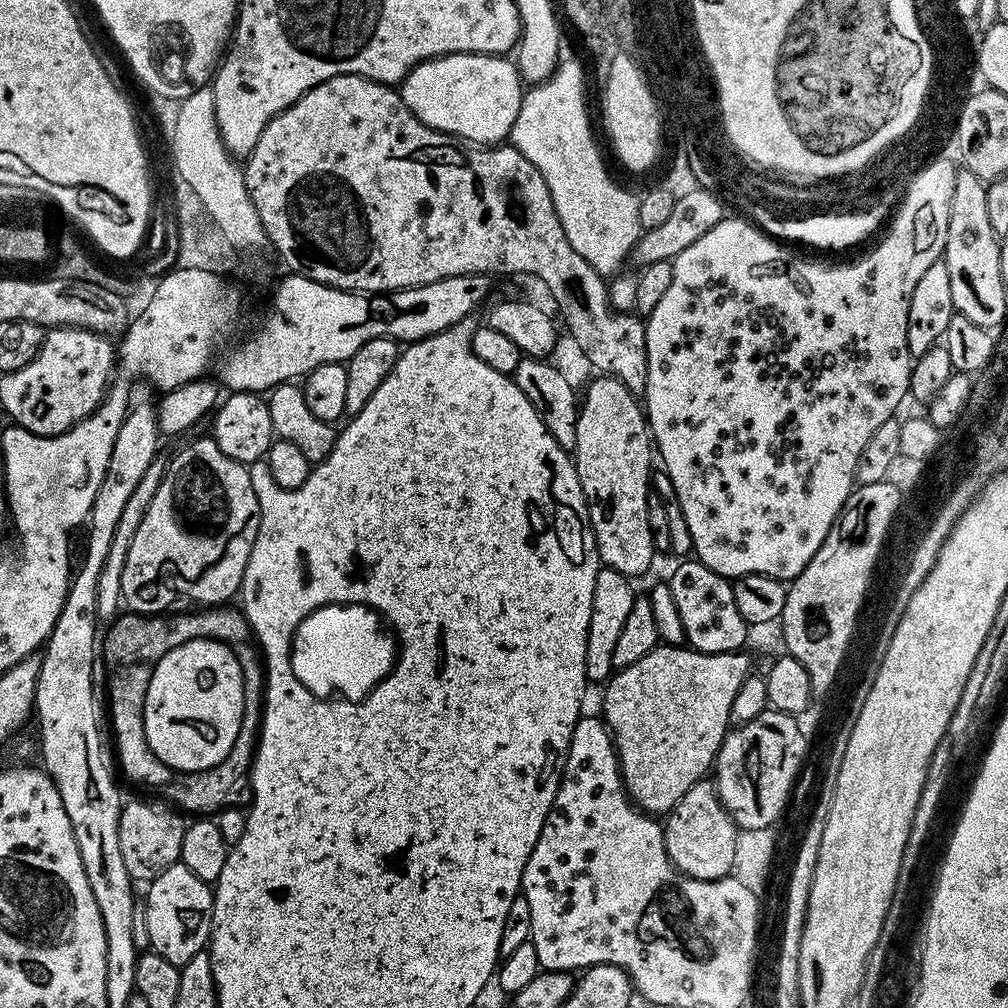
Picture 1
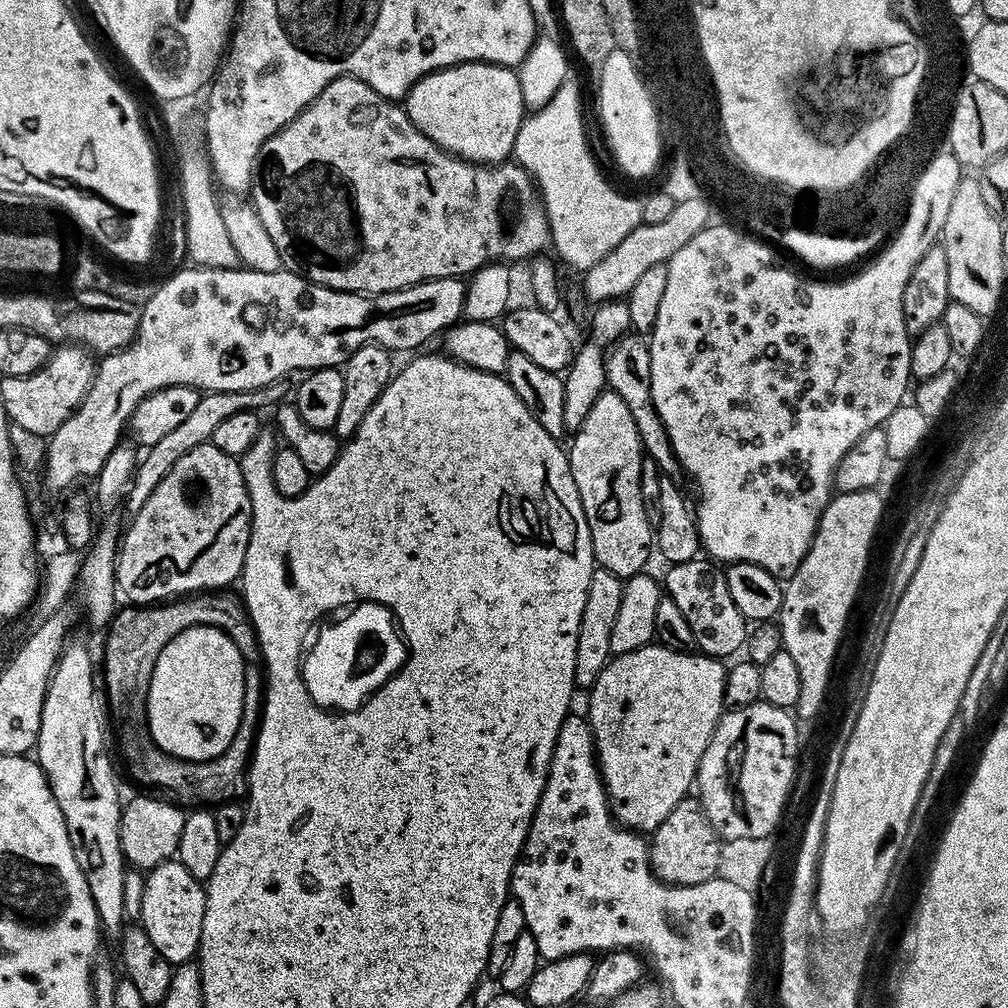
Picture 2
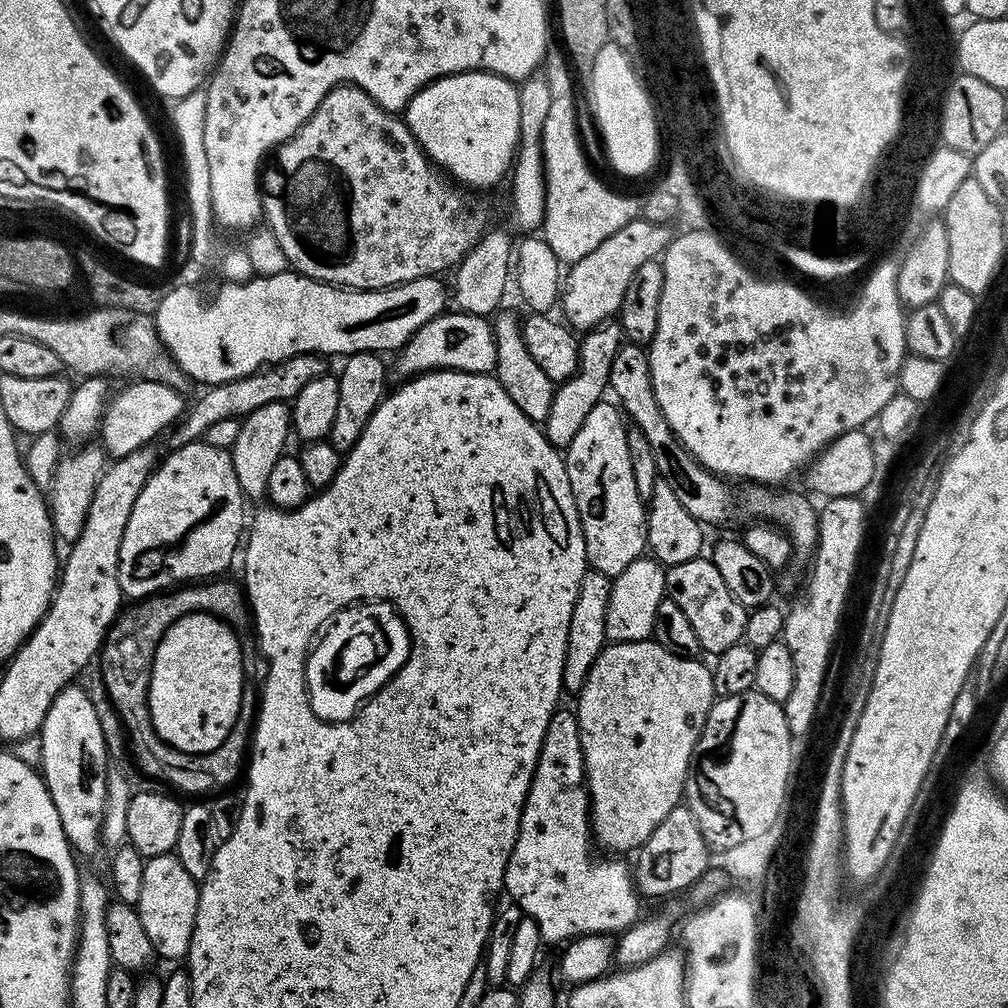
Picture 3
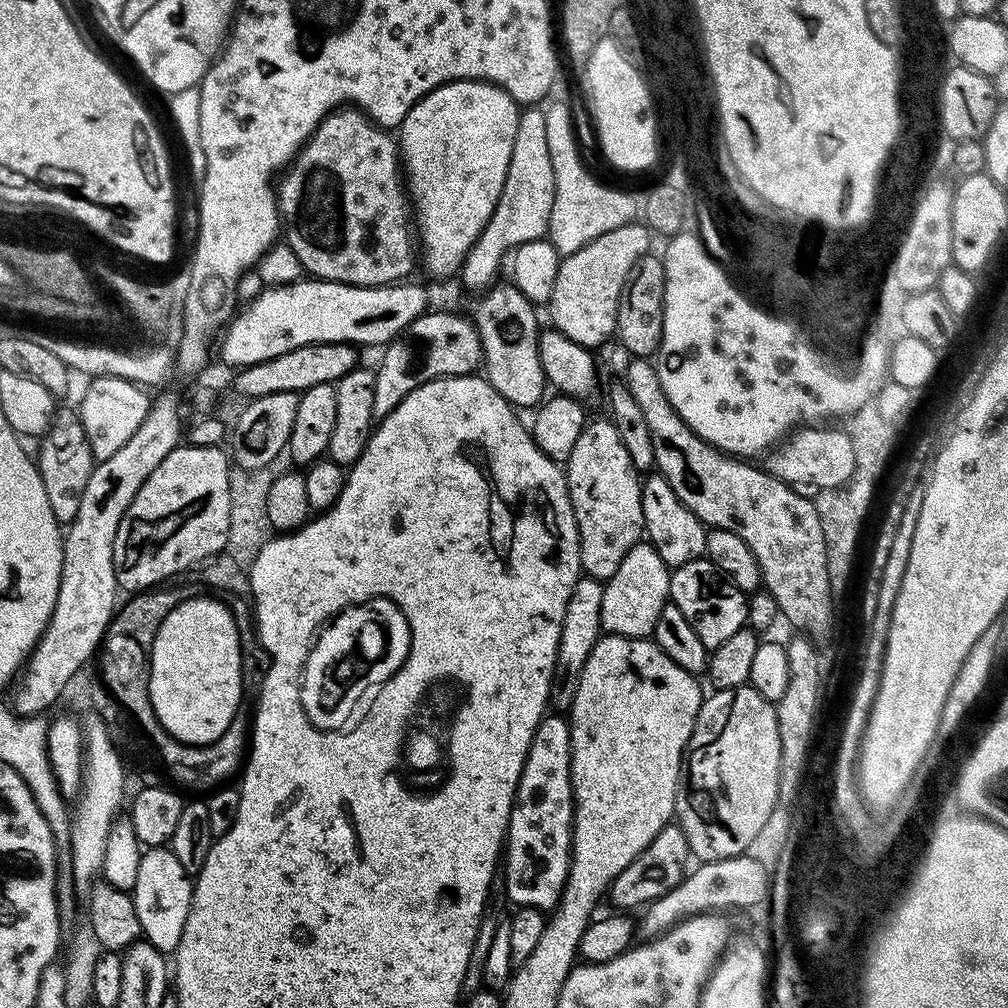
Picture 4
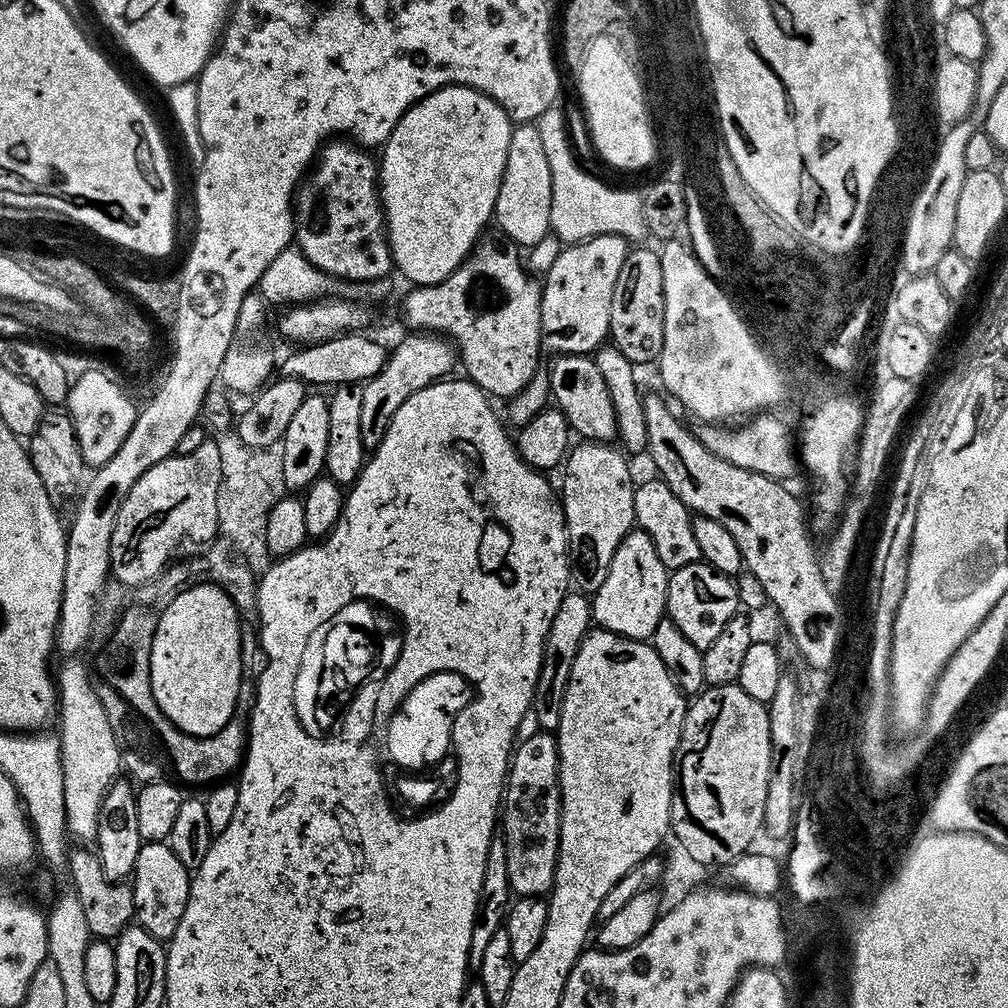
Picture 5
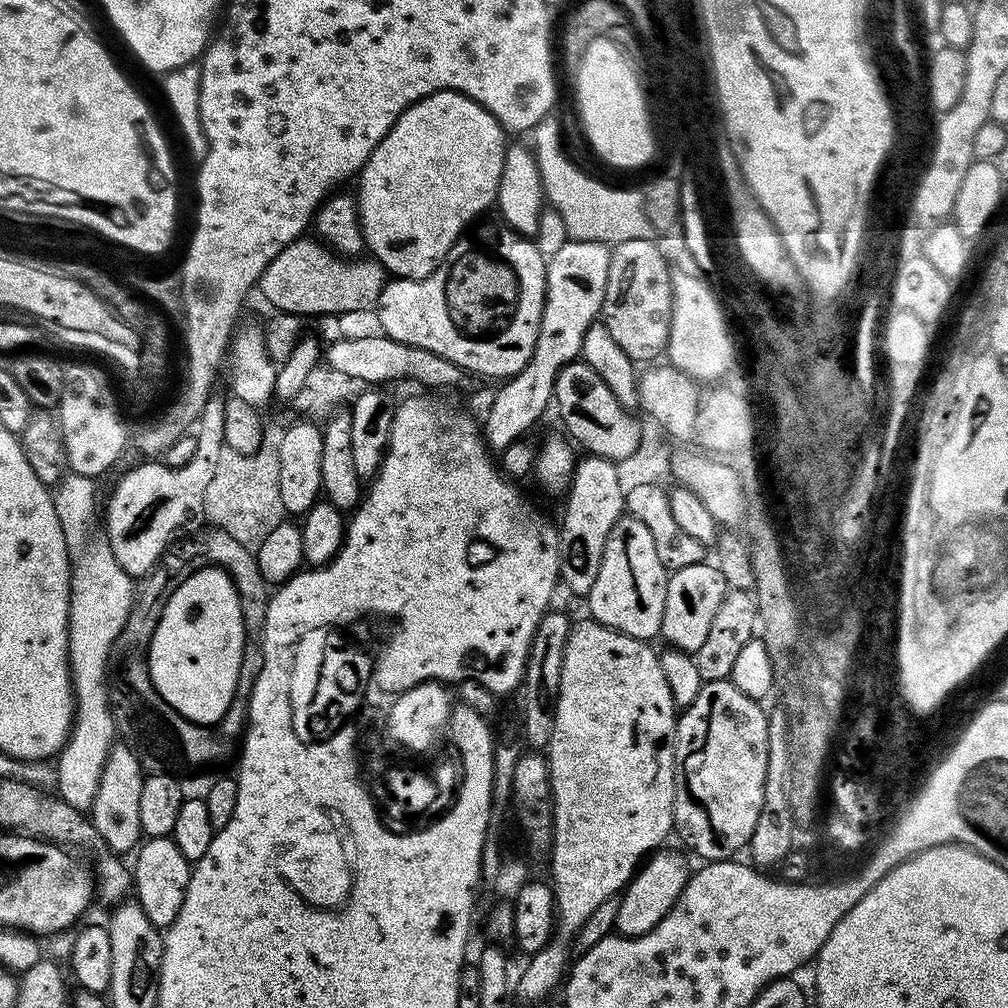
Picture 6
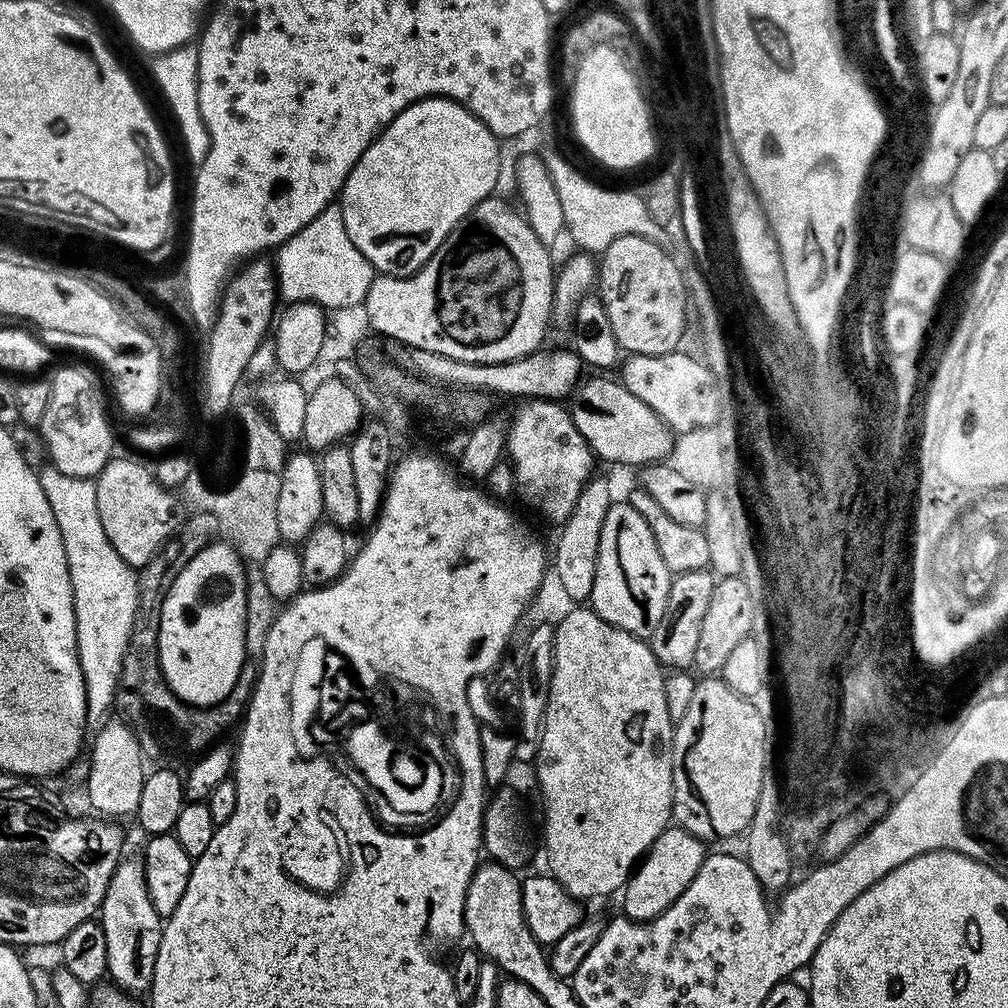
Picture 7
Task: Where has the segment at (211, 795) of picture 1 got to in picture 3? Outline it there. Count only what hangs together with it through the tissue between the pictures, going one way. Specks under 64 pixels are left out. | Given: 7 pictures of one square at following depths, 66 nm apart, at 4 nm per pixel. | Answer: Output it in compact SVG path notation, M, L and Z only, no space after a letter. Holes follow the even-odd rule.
M120 704L118 710L124 710L119 716L123 731L126 733L126 744L130 749L130 756L136 759L136 764L148 776L156 780L165 780L169 789L177 793L185 792L188 798L204 798L209 794L220 794L228 788L236 779L241 779L246 768L246 757L250 752L250 737L254 732L254 724L244 724L244 720L238 718L230 730L230 734L218 746L209 752L183 752L174 746L170 746L161 738L152 725L150 710L142 704Z

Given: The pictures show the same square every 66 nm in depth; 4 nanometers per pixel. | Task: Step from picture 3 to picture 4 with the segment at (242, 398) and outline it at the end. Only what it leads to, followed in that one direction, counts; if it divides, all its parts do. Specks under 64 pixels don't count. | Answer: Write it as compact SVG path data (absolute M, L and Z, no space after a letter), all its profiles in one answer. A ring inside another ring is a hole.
M311 344L298 346L298 350L290 350L286 354L278 354L266 362L252 364L235 373L232 388L245 401L257 400L266 394L282 394L283 392L302 393L310 390L310 386L336 384L352 368L357 367L357 349L350 344Z

